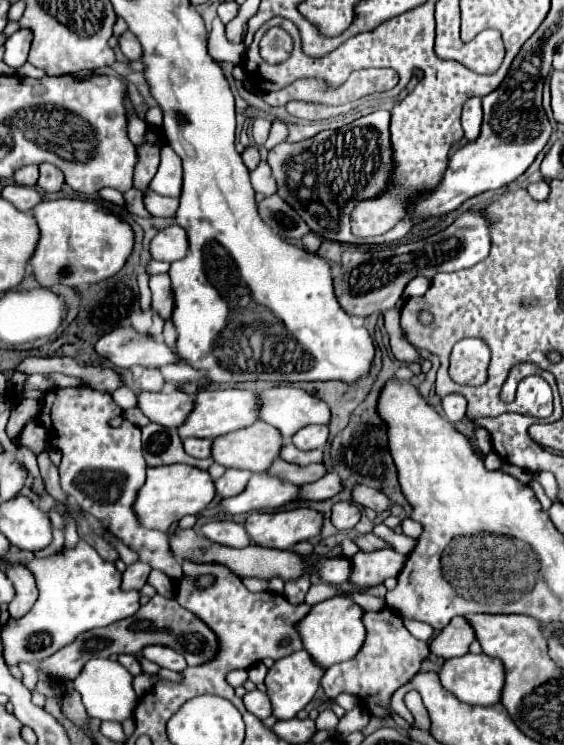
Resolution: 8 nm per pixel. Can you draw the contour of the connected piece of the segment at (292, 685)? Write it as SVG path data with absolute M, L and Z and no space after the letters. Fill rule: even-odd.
M298 651L292 653L280 661L276 661L268 675L266 675L266 687L268 687L268 697L272 701L272 709L274 709L274 717L278 719L292 719L296 717L298 711L302 711L314 697L314 693L320 687L320 679L324 677L324 669L318 667L316 663L312 663L312 657L308 655L308 651Z

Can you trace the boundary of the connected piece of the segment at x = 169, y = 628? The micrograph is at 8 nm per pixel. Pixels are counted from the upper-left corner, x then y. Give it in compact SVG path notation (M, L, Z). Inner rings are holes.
M162 595L152 597L146 605L142 605L136 615L130 615L128 619L122 619L118 623L112 623L110 627L104 629L92 629L80 633L74 643L62 647L56 651L52 657L44 659L38 669L46 675L52 675L52 679L68 679L70 683L76 679L76 675L82 671L84 663L94 659L94 657L112 657L120 653L138 653L146 645L168 645L176 651L180 651L188 665L200 665L206 663L206 659L214 659L218 651L218 639L214 631L192 611L180 607L176 599L168 599Z

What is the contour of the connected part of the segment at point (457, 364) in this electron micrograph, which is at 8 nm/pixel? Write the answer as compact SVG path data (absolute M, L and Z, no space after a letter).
M468 337L454 345L450 355L450 377L458 385L484 385L488 377L490 351L484 339Z

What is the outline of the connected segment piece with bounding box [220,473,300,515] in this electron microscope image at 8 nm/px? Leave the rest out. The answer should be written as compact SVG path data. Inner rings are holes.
M254 473L244 493L222 499L224 513L250 513L250 511L272 511L300 499L300 487L280 479L278 475Z

